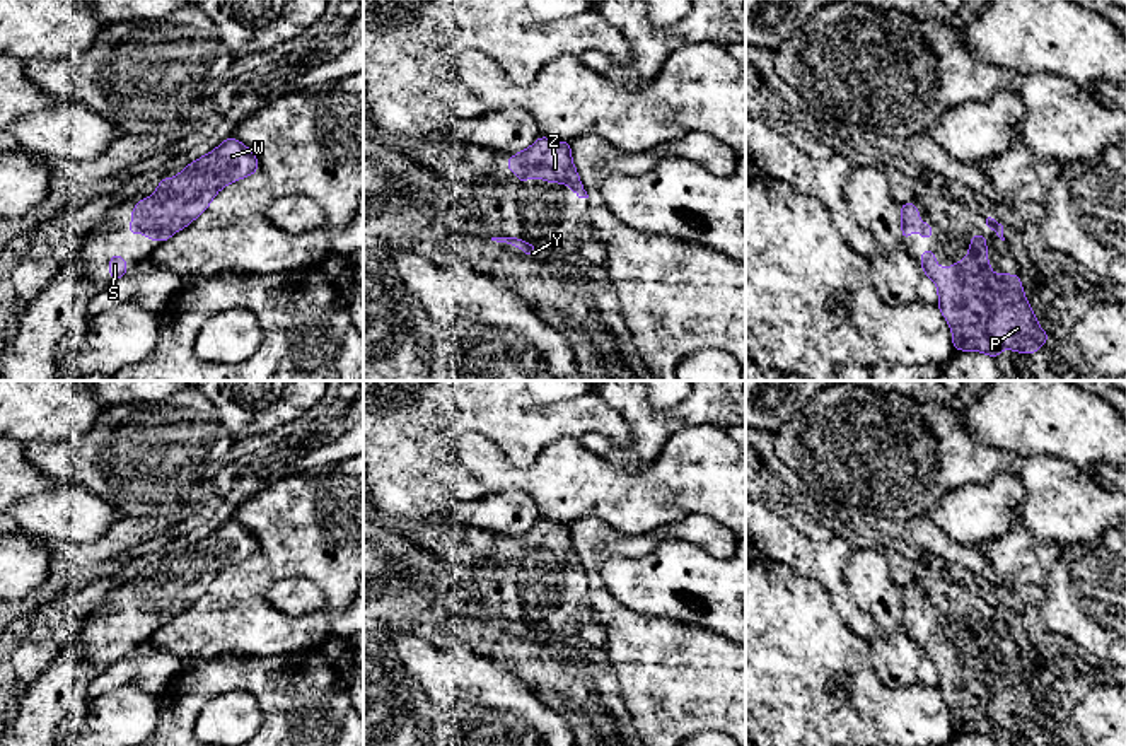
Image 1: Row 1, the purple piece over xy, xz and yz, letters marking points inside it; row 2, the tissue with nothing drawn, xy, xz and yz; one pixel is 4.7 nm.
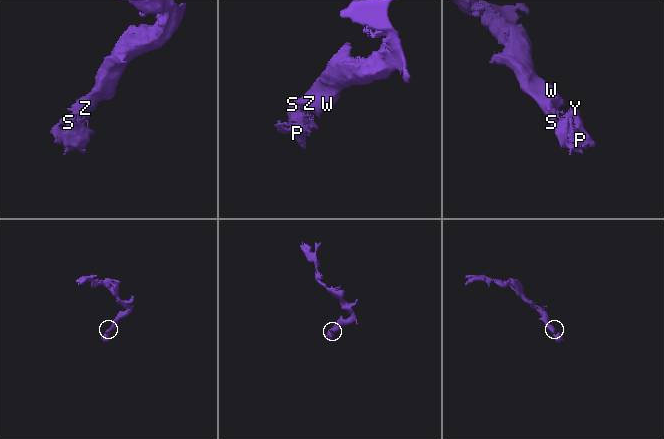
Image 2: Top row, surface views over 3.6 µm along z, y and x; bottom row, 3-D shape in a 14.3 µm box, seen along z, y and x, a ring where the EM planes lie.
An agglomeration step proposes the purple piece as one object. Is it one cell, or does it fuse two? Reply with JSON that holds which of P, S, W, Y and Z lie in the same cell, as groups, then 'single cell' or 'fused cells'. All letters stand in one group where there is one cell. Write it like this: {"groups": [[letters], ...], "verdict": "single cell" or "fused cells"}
{"groups": [["P", "S", "W", "Y", "Z"]], "verdict": "single cell"}

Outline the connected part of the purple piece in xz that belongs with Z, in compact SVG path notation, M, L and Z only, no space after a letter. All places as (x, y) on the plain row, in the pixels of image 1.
M537 519L527 533L507 541L507 551L517 557L520 567L525 567L529 560L541 560L546 565L568 567L578 580L589 580L573 548L568 524Z

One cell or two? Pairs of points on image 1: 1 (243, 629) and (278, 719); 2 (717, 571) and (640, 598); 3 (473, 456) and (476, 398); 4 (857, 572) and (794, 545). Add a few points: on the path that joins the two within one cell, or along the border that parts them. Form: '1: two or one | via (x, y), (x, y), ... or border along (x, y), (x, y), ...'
1: two | border along (292, 651), (278, 654), (219, 654), (214, 658)
2: one | via (698, 584), (659, 584)
3: two | border along (454, 446), (466, 434), (481, 434), (507, 458)
4: two | border along (853, 550), (845, 567), (845, 584), (857, 605)

